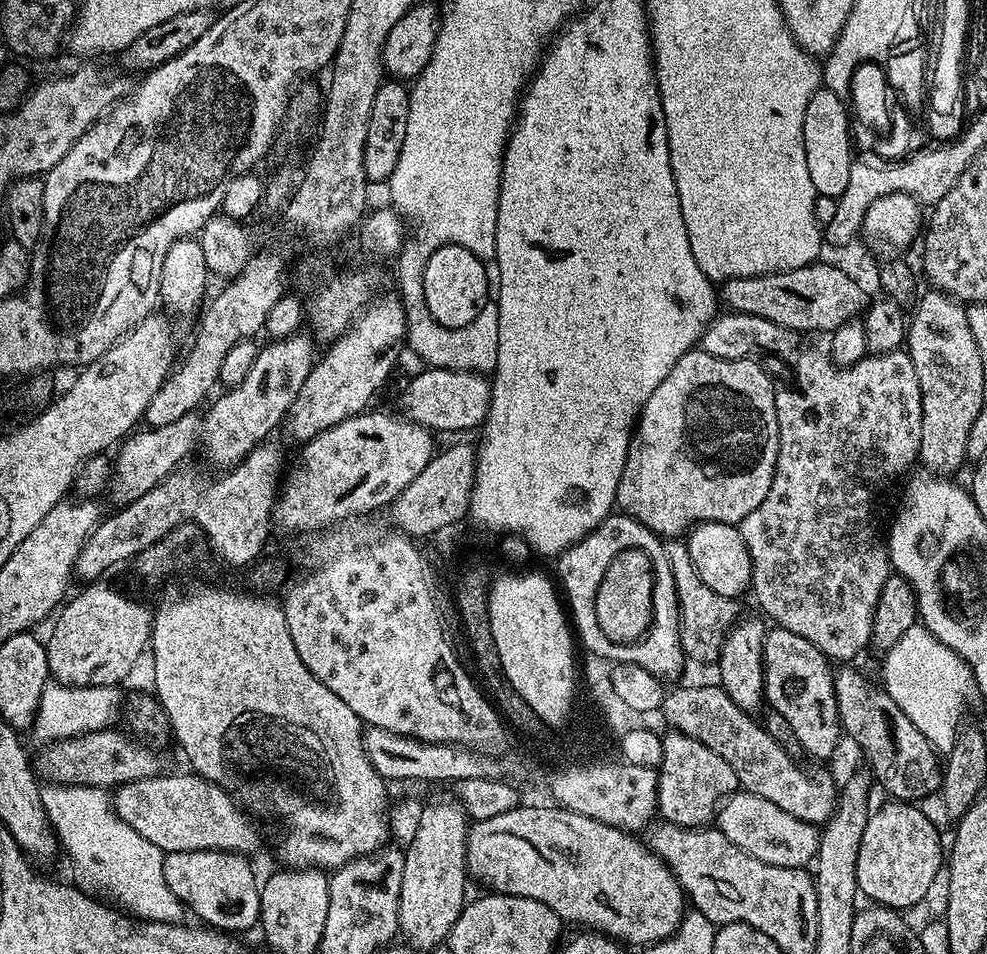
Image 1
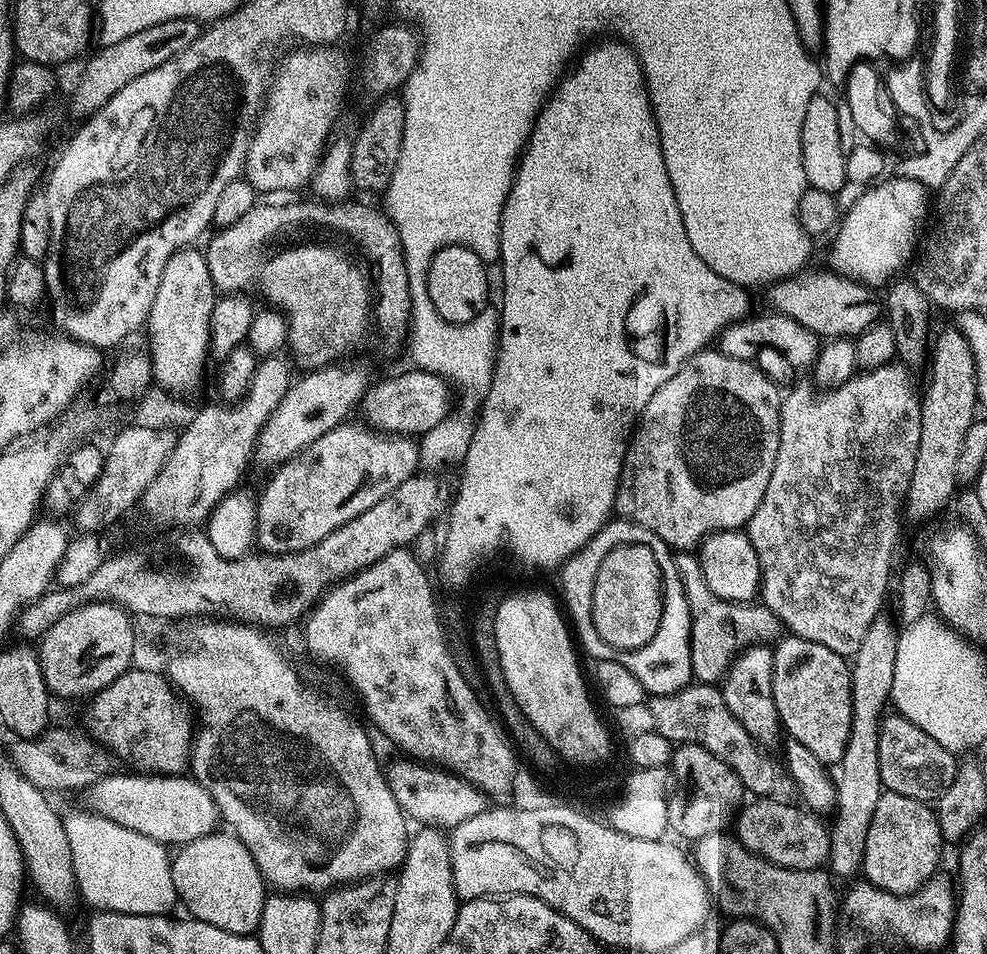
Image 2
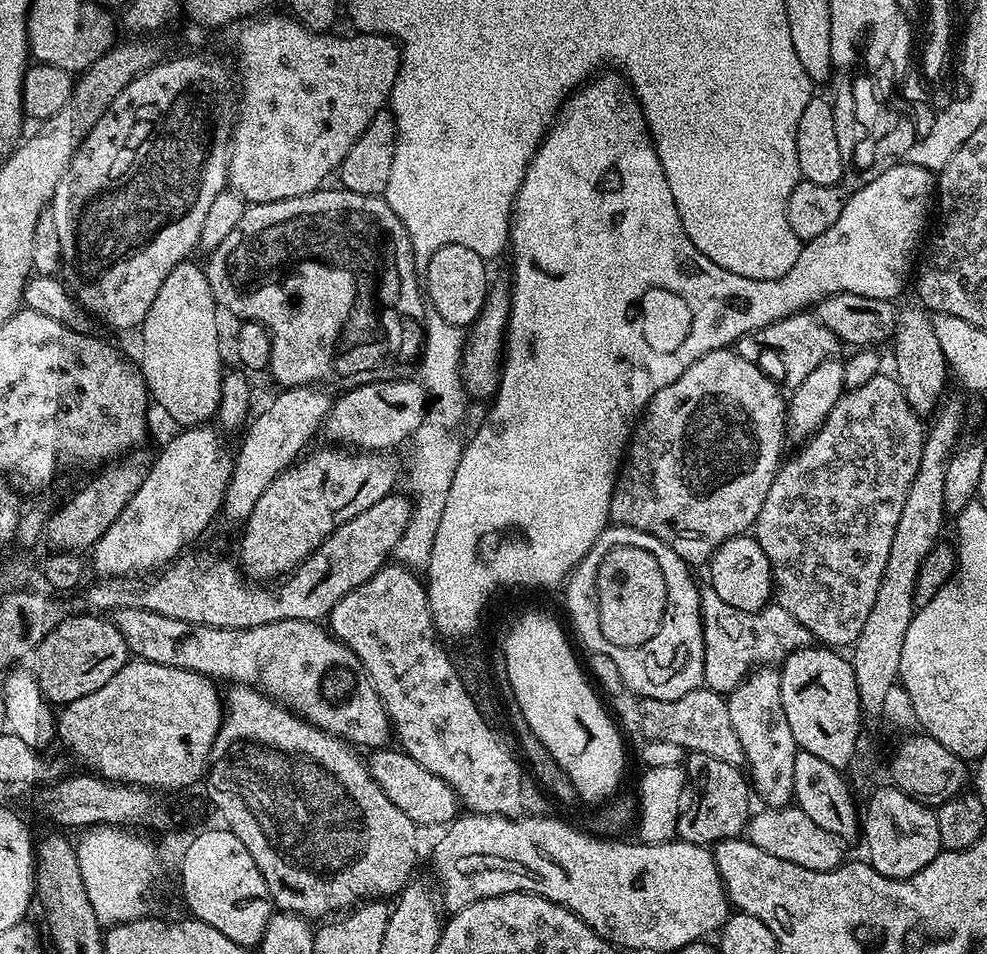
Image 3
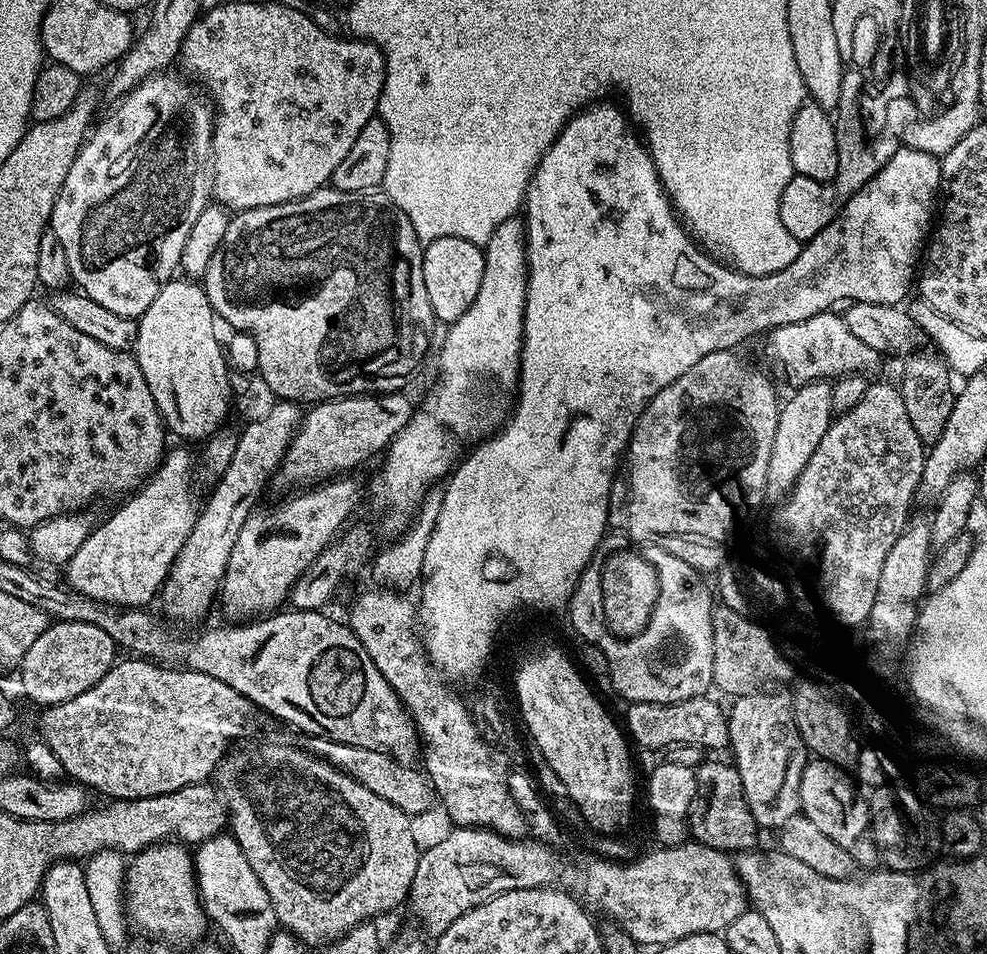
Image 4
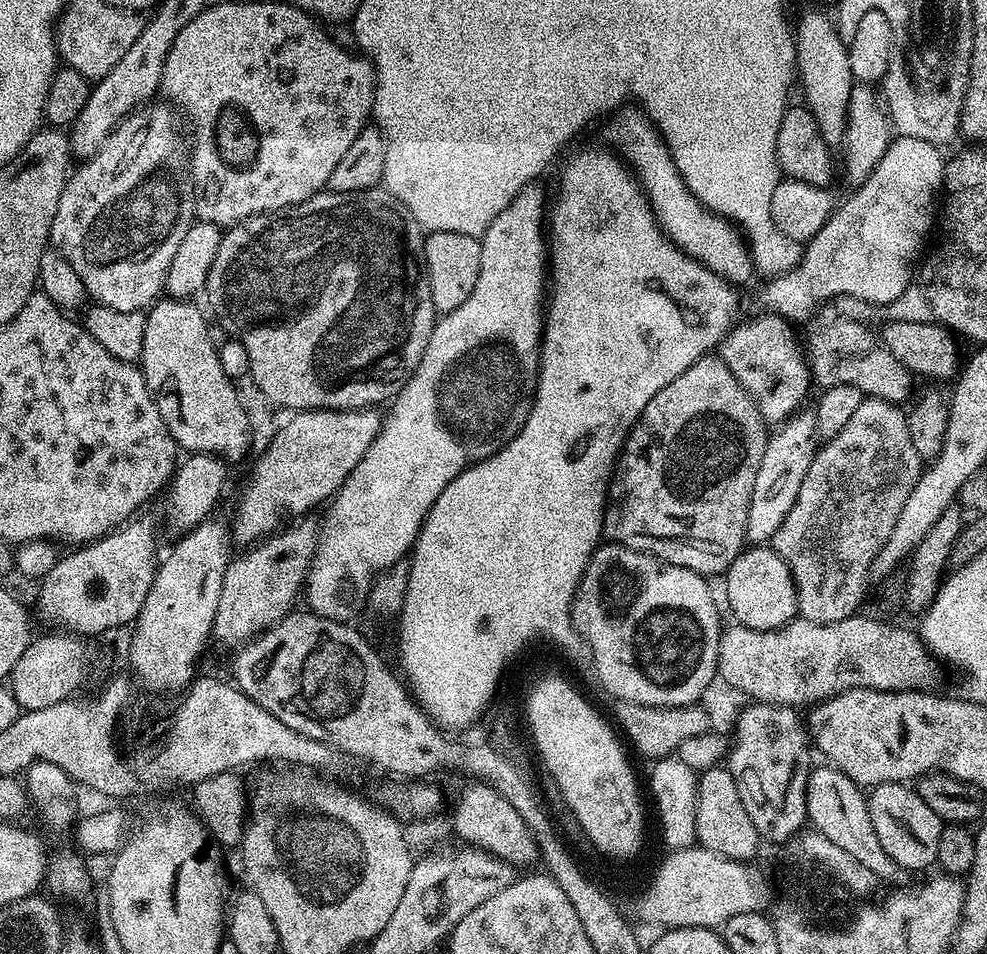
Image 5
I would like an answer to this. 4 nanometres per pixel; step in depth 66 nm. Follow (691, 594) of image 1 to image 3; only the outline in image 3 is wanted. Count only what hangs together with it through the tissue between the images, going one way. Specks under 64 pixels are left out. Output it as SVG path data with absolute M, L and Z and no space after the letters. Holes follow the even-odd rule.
M710 586L700 588L700 617L704 620L703 687L721 694L733 692L754 668L783 665L785 658L797 648L805 647L809 639L808 631L794 618L794 614L790 614L790 610L782 610L780 604L770 602L756 612L738 610L730 606L730 602L722 602Z

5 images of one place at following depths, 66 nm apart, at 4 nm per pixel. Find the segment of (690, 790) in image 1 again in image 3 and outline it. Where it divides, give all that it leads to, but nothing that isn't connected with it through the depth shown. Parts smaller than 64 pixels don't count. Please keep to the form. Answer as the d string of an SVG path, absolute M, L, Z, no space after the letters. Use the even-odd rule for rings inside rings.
M701 752L691 753L687 757L686 764L689 769L690 767L700 768L700 777L696 780L696 797L692 801L689 799L680 809L680 817L676 823L676 836L688 844L705 846L715 846L721 840L737 839L747 829L750 819L749 777L737 765L722 762L710 754Z

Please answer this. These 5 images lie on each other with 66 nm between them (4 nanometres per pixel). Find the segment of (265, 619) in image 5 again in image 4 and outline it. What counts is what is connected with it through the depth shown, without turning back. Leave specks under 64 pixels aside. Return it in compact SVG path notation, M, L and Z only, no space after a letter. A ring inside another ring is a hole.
M344 474L339 478L329 478L307 490L289 495L292 496L289 500L284 500L265 512L257 510L250 518L246 518L242 534L238 534L234 550L230 550L230 562L226 562L222 585L224 612L232 619L229 621L244 622L249 618L260 618L265 614L275 613L283 605L280 603L283 600L285 603L291 597L292 587L296 585L298 578L302 578L302 574L316 561L318 554L322 554L324 549L337 539L338 533L345 527L344 520L350 519L352 511L359 506L360 484L354 477L352 474Z

